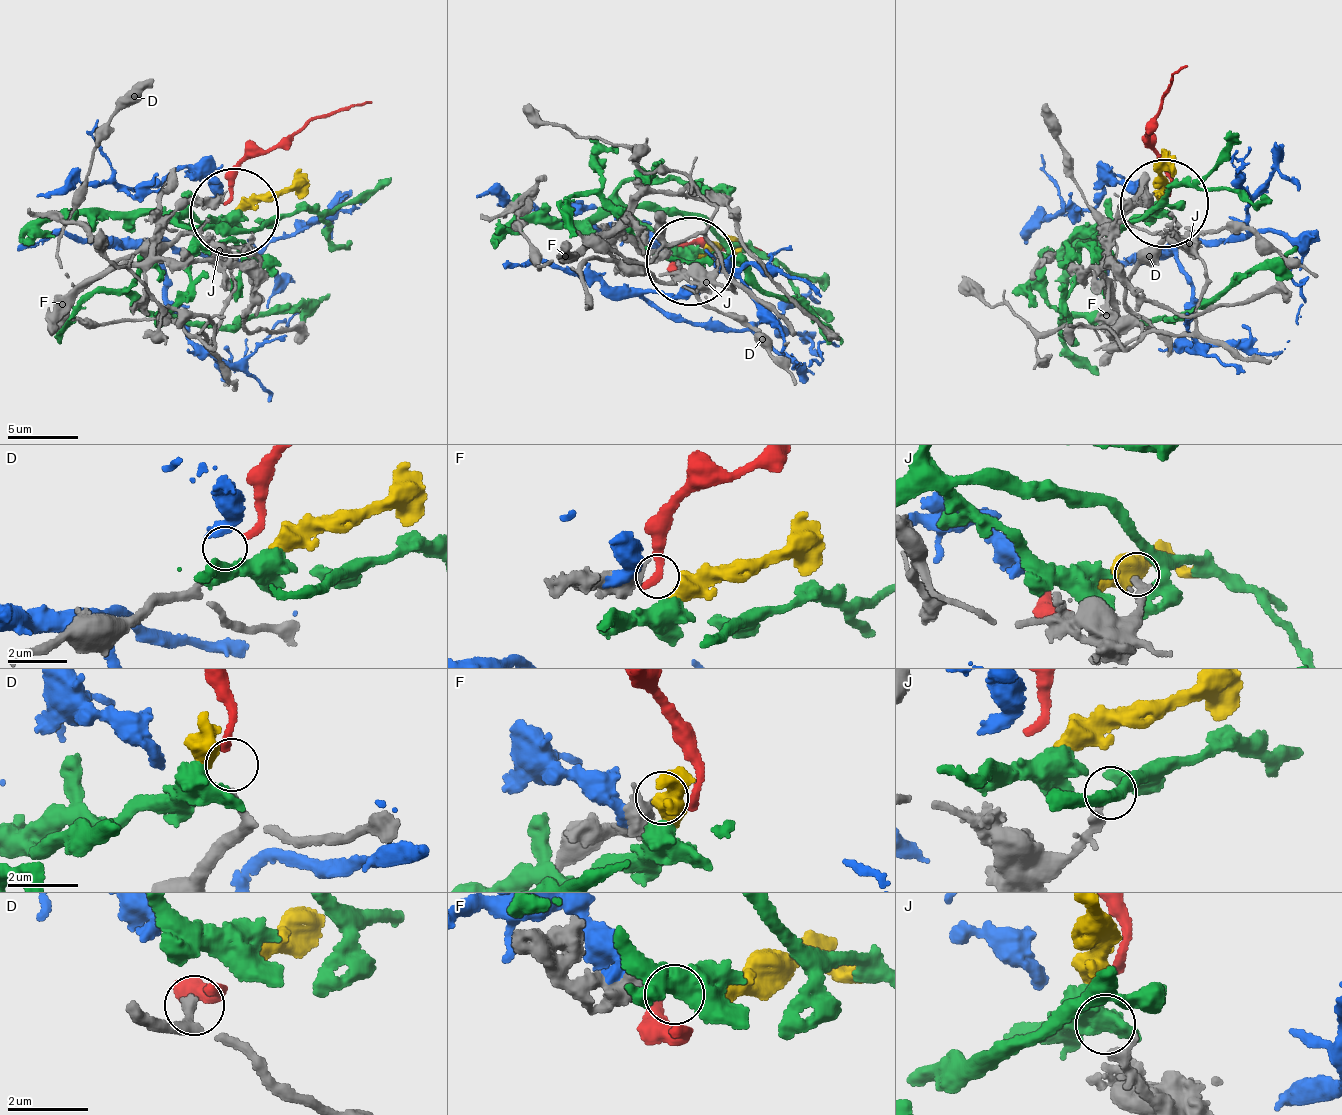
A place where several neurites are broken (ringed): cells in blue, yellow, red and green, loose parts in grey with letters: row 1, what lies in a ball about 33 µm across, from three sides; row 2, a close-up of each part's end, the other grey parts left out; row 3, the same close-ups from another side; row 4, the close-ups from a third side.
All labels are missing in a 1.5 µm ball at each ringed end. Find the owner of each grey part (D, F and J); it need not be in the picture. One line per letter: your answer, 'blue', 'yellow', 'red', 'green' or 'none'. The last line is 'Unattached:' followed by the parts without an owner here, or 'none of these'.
D: red
F: none
J: none
Unattached: F, J

